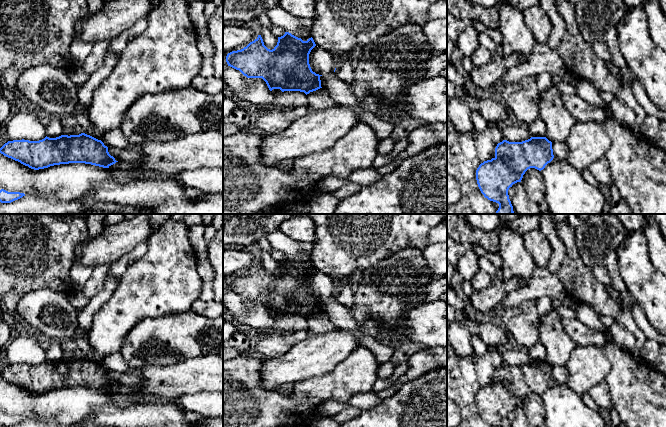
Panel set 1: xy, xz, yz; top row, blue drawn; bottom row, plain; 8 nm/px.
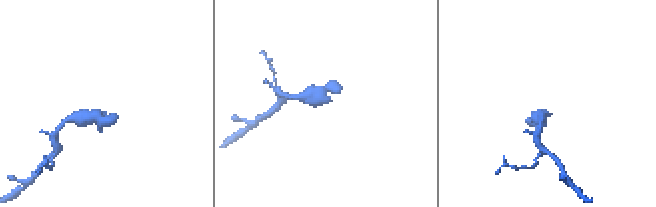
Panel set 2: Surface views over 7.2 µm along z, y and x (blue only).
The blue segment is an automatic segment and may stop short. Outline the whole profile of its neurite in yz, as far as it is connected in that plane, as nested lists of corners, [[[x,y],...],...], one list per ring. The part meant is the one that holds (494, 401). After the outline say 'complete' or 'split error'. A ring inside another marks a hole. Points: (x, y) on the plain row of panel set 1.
[[[531,361],[522,366],[503,364],[495,372],[495,381],[477,392],[478,411],[490,425],[511,427],[509,412],[521,406],[528,393],[541,395],[553,382],[552,366],[546,361]]] | complete

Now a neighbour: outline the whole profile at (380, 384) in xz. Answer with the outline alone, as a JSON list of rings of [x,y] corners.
[[[378,378],[377,381],[373,384],[372,391],[376,393],[383,389],[391,387],[393,384],[393,382],[388,381],[387,379]]]

